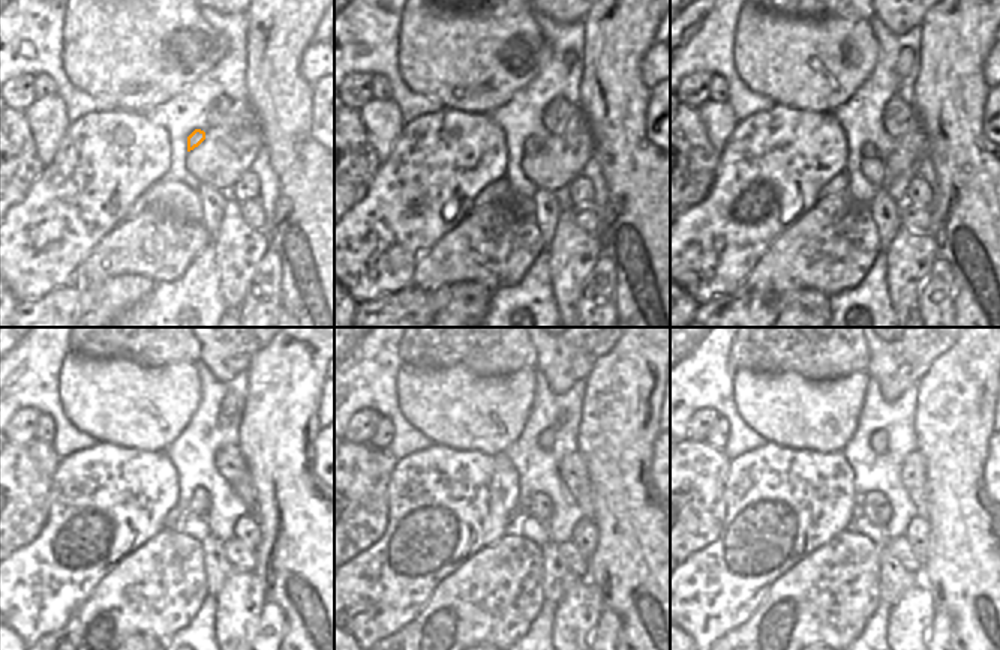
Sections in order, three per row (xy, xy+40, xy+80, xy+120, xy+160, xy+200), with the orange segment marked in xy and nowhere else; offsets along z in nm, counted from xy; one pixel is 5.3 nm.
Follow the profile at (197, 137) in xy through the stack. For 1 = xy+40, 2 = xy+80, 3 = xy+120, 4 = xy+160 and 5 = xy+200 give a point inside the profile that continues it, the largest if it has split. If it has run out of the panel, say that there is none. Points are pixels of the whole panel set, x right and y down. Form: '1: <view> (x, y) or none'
1: xy+40 (532, 144)
2: xy+80 (868, 150)
3: xy+120 (200, 502)
4: xy+160 (540, 506)
5: xy+200 (876, 506)

